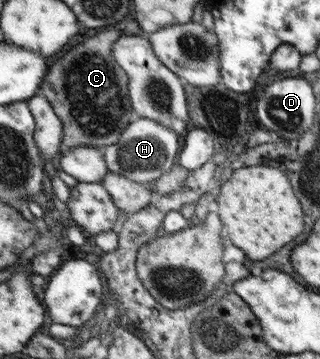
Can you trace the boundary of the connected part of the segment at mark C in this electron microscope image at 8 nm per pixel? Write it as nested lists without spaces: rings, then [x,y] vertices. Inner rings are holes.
[[[105,31],[89,37],[83,43],[75,43],[71,51],[65,51],[61,59],[54,59],[46,79],[42,81],[39,95],[45,97],[63,124],[63,149],[79,146],[105,148],[117,144],[123,129],[139,115],[129,99],[130,77],[113,59],[111,47],[117,41],[119,31]]]

